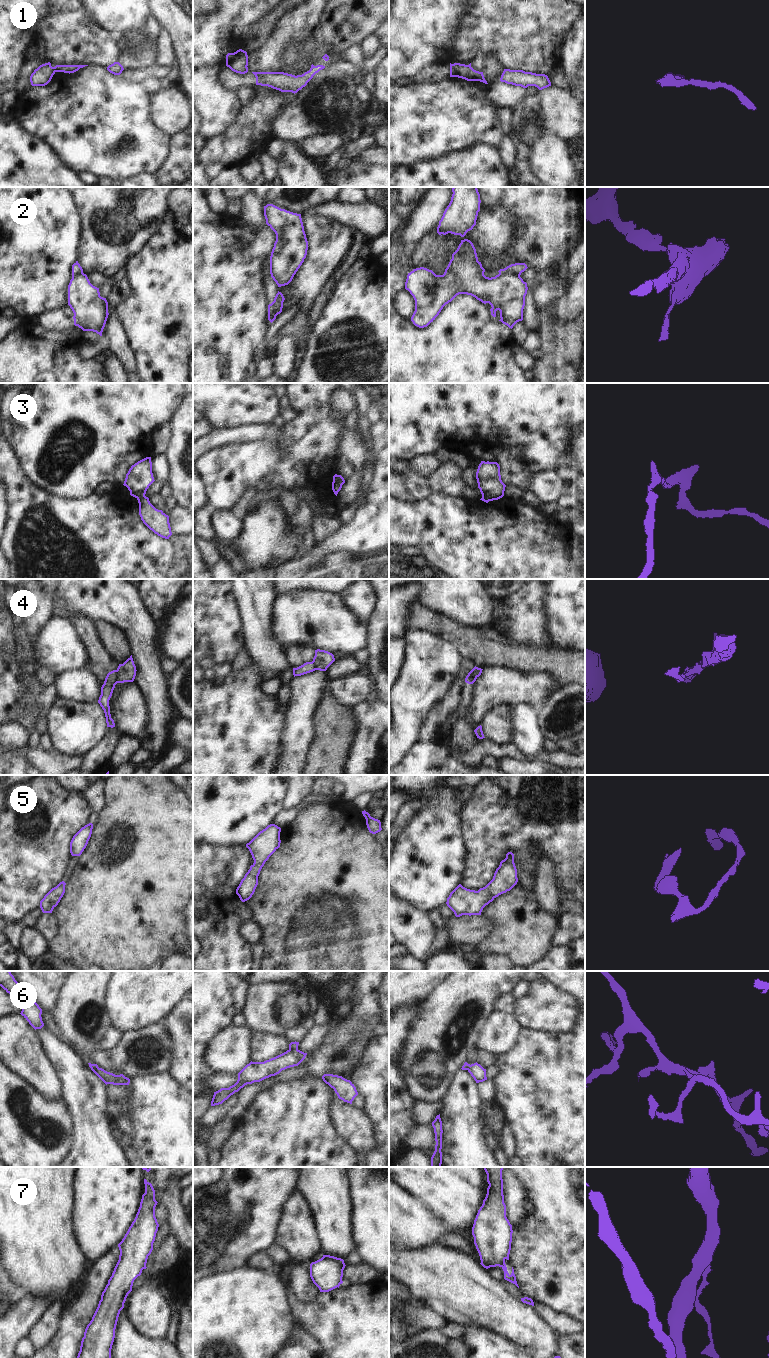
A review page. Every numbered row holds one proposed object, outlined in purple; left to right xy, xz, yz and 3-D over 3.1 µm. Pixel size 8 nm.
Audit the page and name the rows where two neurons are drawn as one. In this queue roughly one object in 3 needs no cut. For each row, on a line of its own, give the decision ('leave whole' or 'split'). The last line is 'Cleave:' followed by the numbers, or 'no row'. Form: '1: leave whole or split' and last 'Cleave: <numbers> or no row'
1: split
2: split
3: split
4: split
5: leave whole
6: split
7: split
Cleave: 1, 2, 3, 4, 6, 7

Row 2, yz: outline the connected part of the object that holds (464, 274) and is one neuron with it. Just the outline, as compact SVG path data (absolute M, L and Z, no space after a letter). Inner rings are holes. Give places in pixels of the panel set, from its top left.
M468 239L461 240L443 275L436 275L424 267L413 269L405 282L405 289L415 300L413 324L427 327L446 304L459 294L467 294L484 304L489 303L493 317L499 310L499 321L512 329L523 320L527 283L517 275L501 274L489 278L484 272L476 249Z

